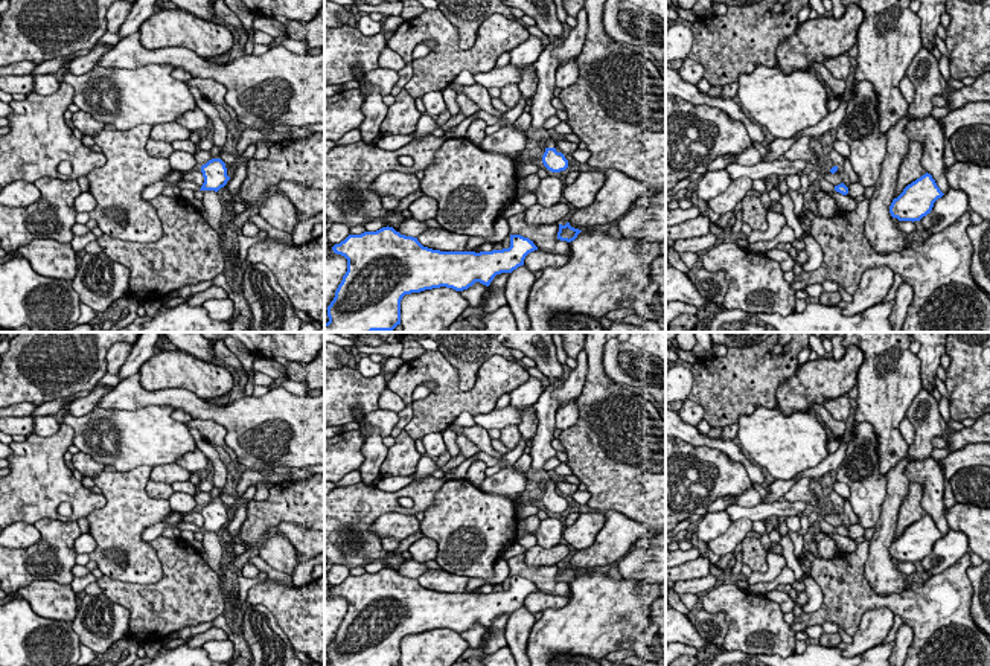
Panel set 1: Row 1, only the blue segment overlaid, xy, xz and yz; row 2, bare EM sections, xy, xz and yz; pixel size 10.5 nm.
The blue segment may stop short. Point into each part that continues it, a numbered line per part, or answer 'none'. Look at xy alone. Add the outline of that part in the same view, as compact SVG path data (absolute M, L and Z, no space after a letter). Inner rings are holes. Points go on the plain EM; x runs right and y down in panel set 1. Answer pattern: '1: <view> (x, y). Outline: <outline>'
none

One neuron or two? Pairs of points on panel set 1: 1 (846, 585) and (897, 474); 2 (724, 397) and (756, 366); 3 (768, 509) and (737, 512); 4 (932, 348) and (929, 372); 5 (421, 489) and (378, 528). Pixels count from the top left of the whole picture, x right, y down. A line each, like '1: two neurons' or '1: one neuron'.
1: two neurons
2: one neuron
3: one neuron
4: one neuron
5: two neurons

